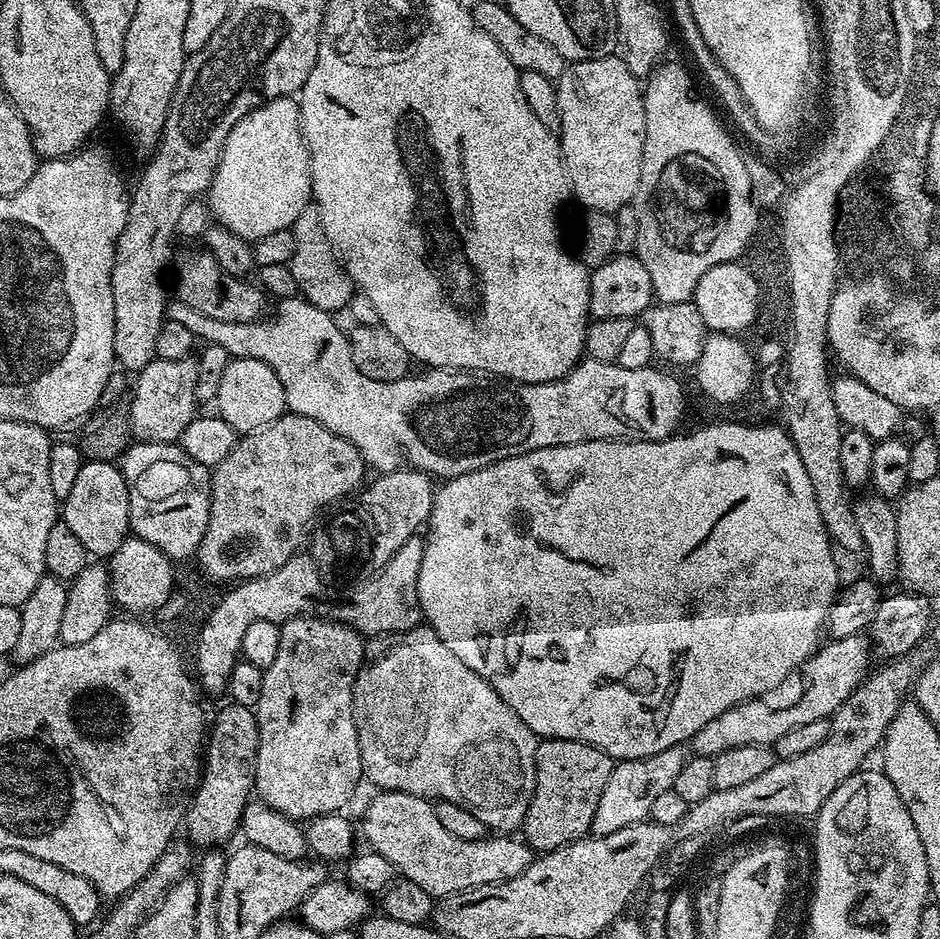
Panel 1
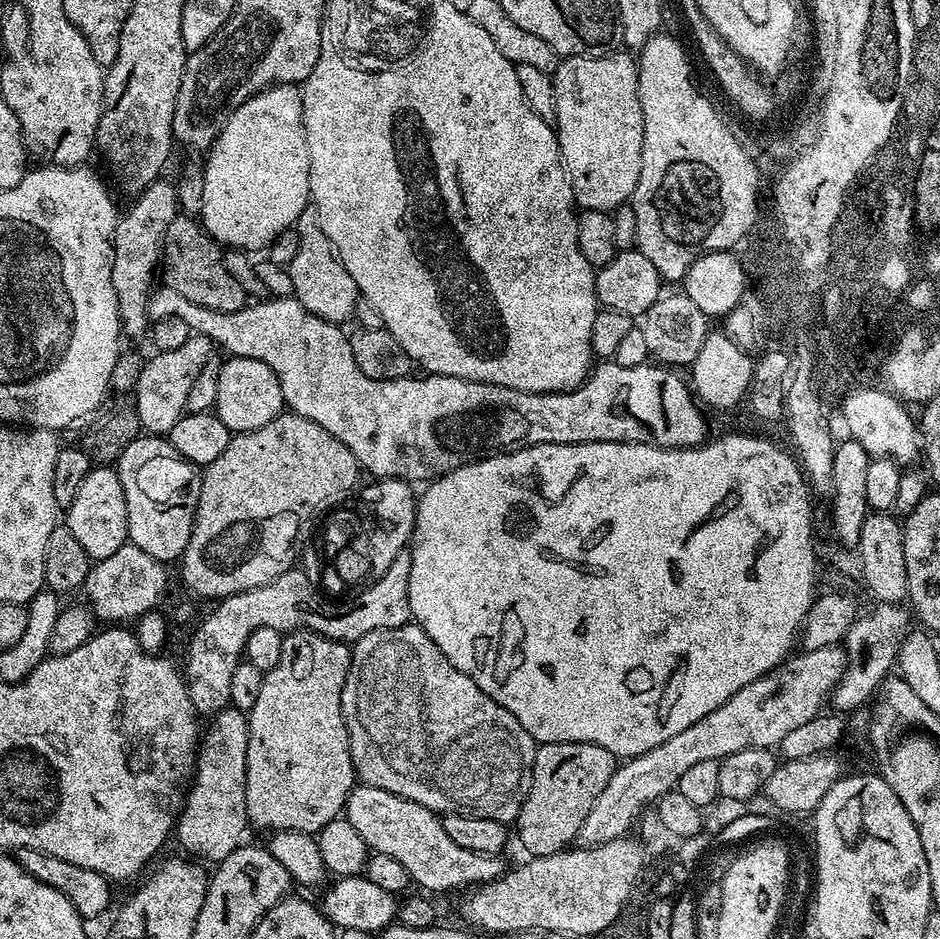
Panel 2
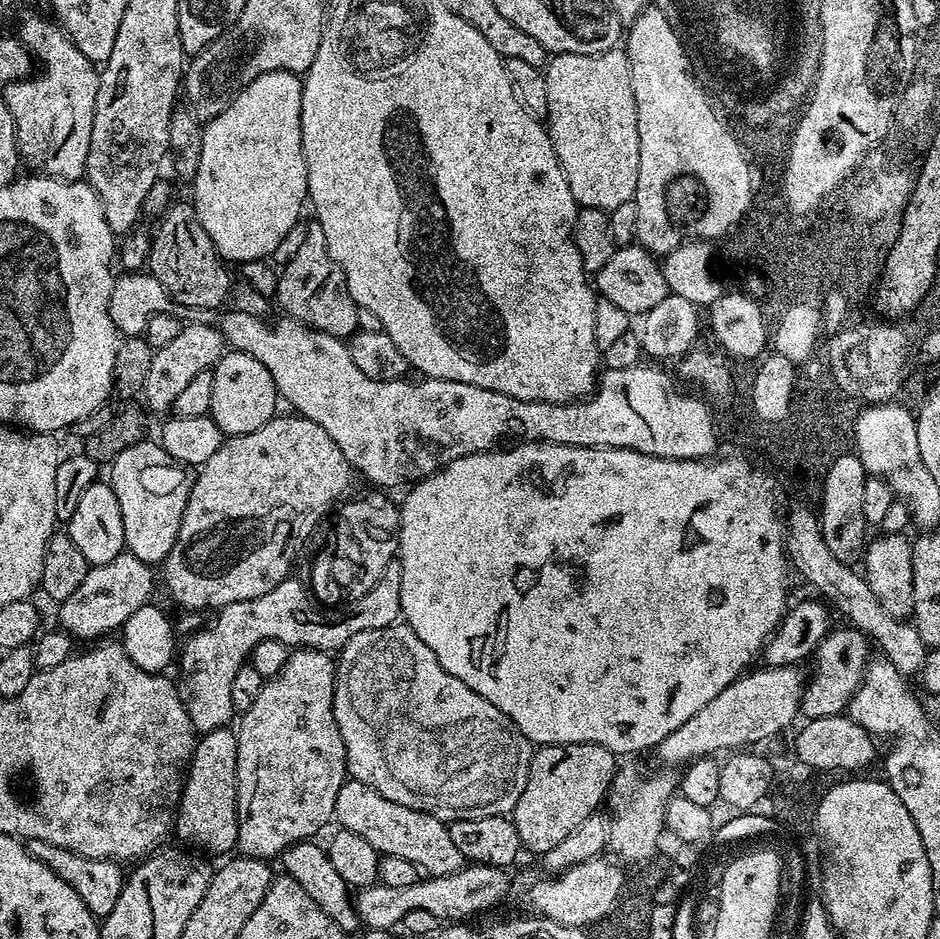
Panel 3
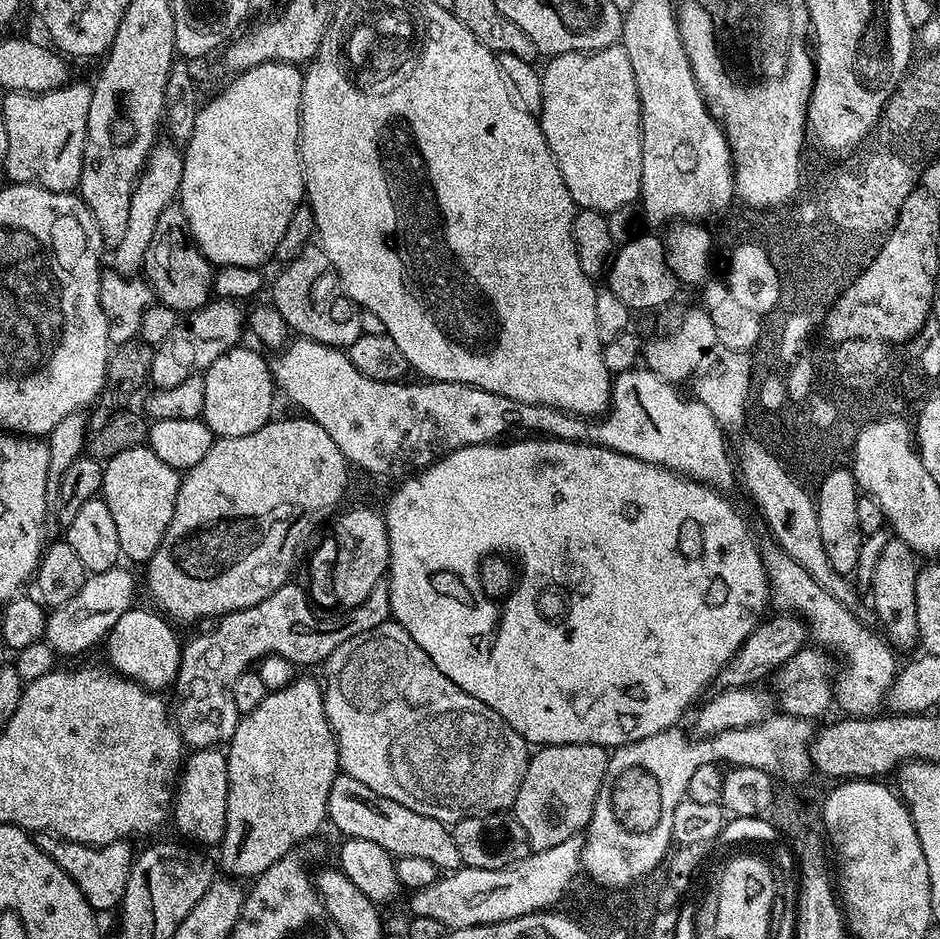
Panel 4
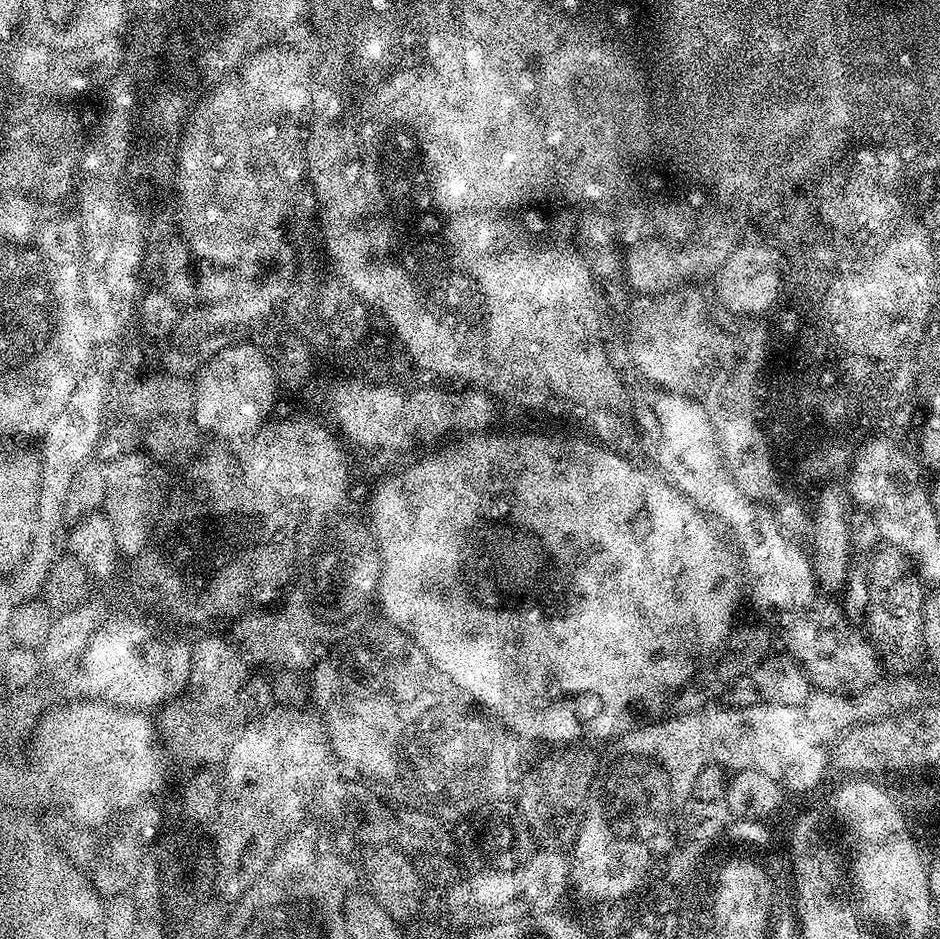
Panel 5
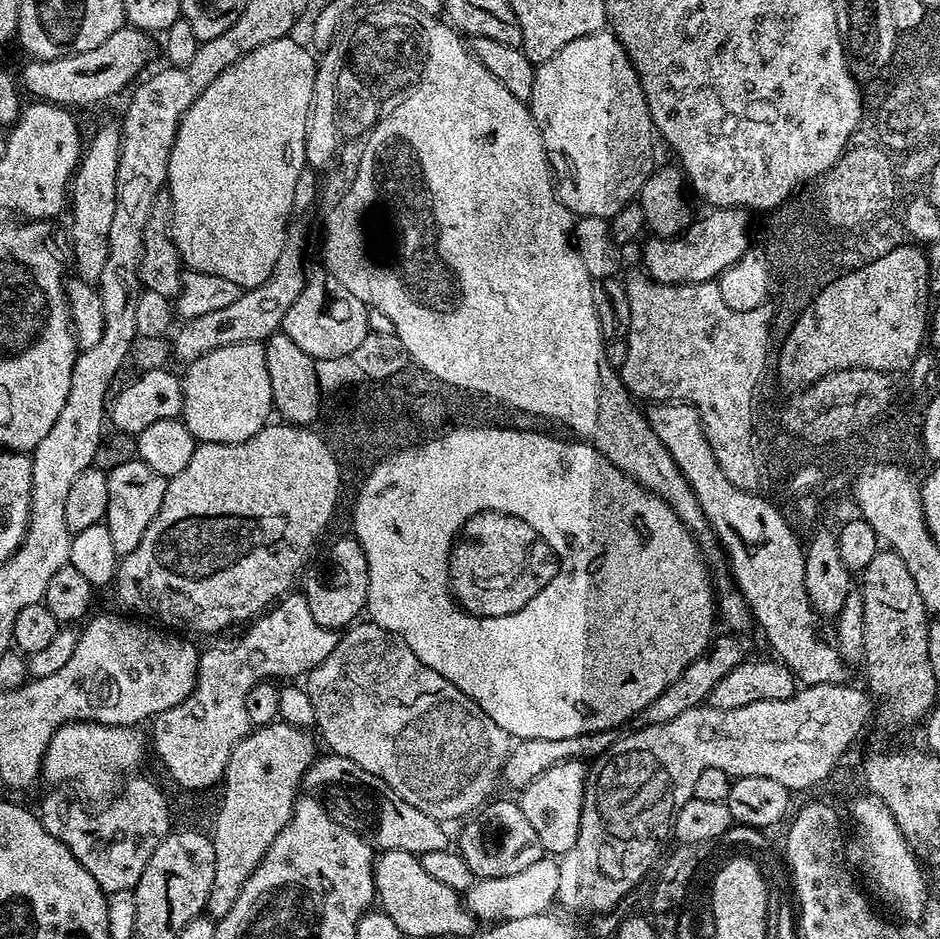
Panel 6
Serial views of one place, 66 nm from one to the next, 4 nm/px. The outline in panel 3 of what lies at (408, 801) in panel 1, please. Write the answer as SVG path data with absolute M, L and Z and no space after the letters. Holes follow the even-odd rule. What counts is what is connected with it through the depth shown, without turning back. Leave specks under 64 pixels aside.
M345 779L342 790L338 790L338 802L334 802L335 823L340 828L350 830L360 837L366 838L370 846L374 846L380 854L399 854L400 857L414 862L421 873L428 876L445 876L465 867L466 861L458 854L458 846L450 842L448 824L425 812L410 810L410 806L398 806L398 802L390 802L390 798L382 798L378 790L366 786L362 782Z

